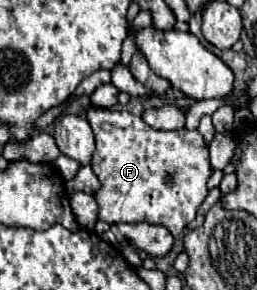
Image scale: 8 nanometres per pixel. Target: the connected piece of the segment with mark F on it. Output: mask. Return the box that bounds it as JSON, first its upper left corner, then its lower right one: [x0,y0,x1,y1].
[87,108,211,236]

